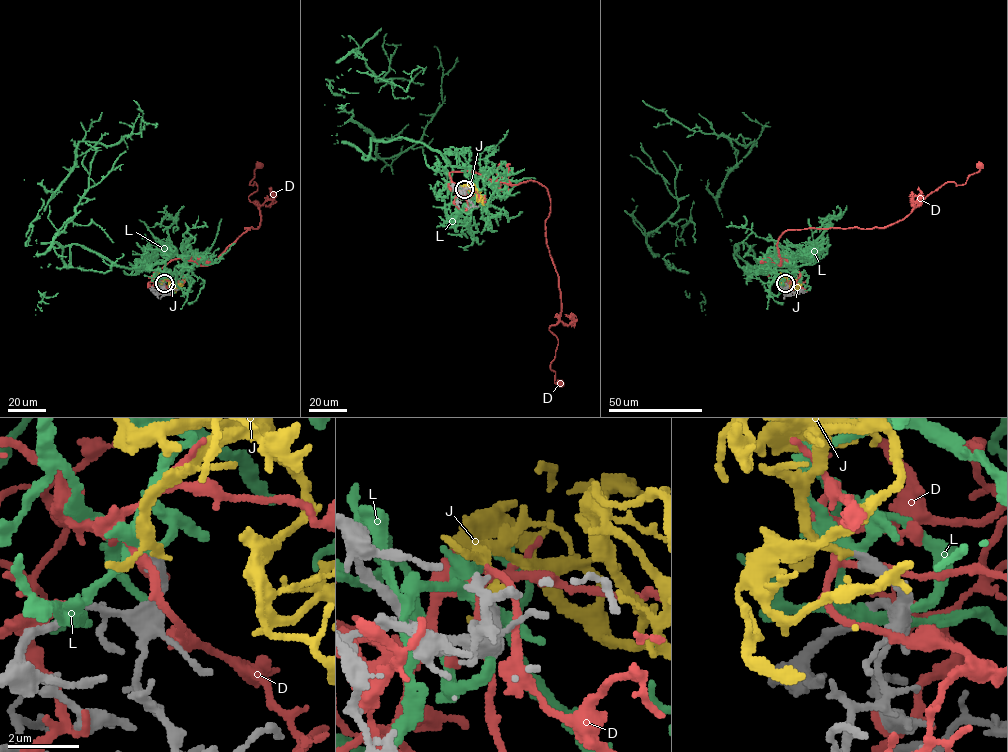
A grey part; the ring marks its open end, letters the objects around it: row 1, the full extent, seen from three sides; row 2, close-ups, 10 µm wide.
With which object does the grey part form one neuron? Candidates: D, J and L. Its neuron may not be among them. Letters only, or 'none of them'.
J

